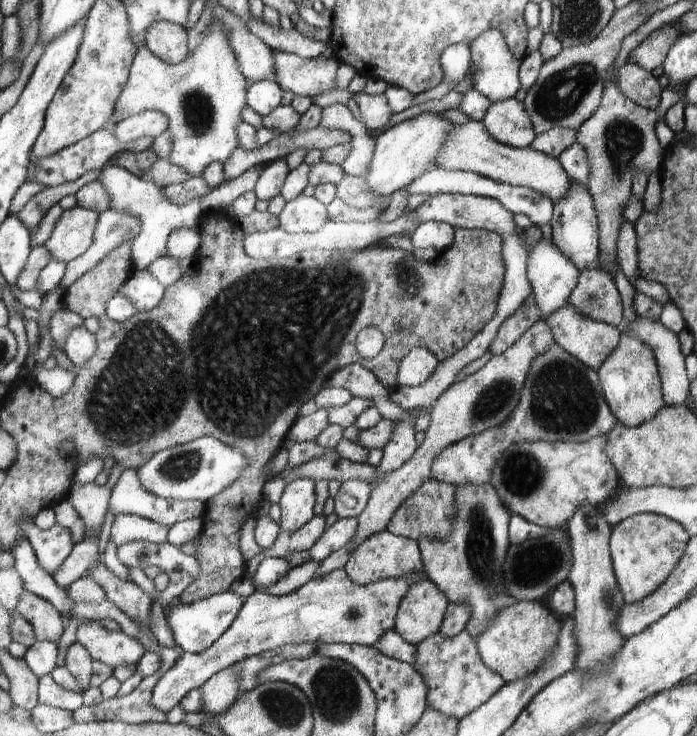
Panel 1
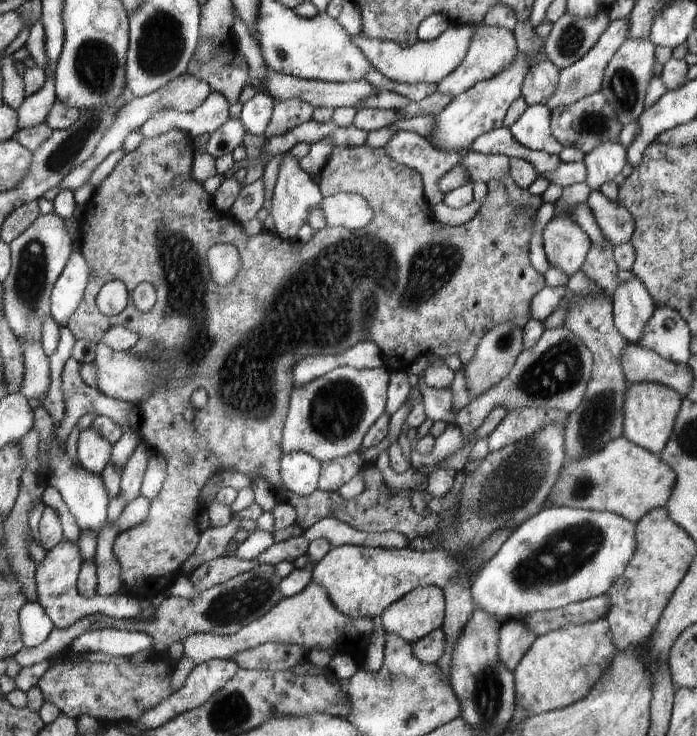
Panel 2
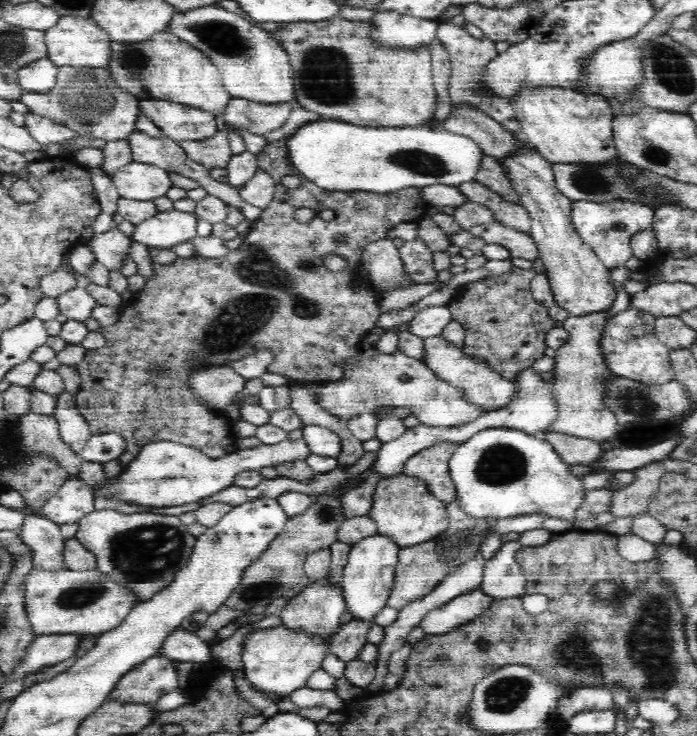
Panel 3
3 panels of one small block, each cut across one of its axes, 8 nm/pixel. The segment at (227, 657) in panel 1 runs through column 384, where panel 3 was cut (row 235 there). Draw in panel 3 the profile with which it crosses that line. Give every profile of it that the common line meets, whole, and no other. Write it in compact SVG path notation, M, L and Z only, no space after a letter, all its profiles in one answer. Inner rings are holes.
M573 201L571 219L576 232L586 245L598 255L598 258L608 268L618 268L633 256L630 241L638 231L645 230L654 221L655 209L642 203L630 201L610 201L595 203L588 201Z

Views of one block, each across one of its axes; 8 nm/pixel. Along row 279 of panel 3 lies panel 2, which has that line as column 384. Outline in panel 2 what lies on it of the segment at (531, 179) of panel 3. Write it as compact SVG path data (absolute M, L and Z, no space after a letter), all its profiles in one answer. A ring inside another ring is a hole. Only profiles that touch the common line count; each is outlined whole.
M513 530L497 531L488 541L485 541L478 561L467 557L458 561L449 553L445 554L443 549L438 548L417 552L409 546L402 549L386 549L342 545L333 547L323 560L315 564L311 574L314 580L325 588L330 601L340 613L350 617L371 619L381 616L388 606L407 596L416 588L436 586L442 589L451 579L459 577L464 563L468 563L469 567L478 565L480 568L484 562L489 562L498 553Z

